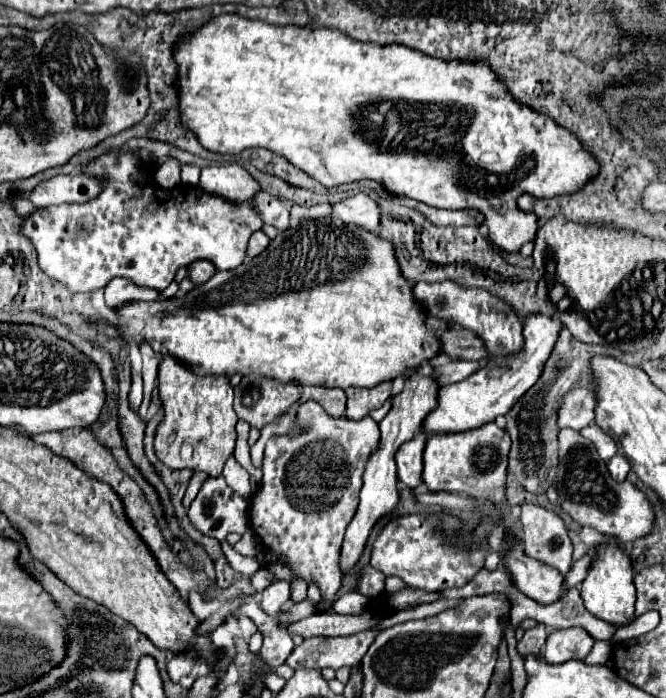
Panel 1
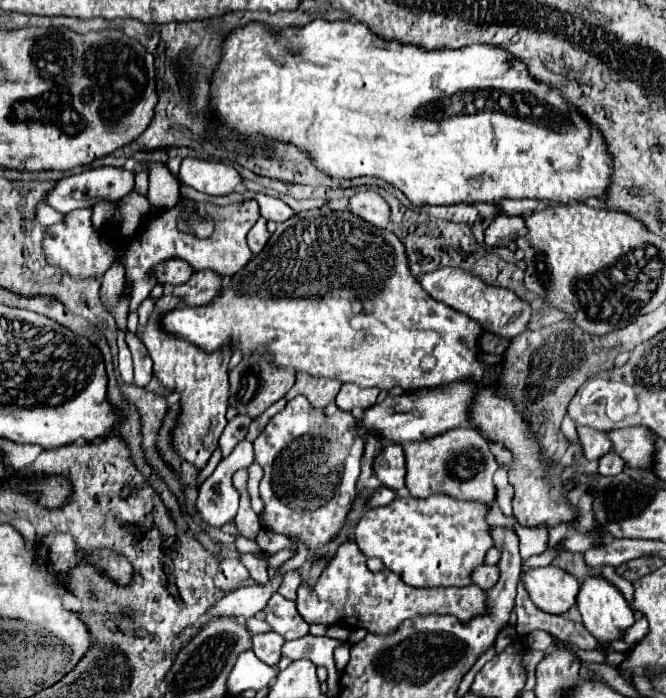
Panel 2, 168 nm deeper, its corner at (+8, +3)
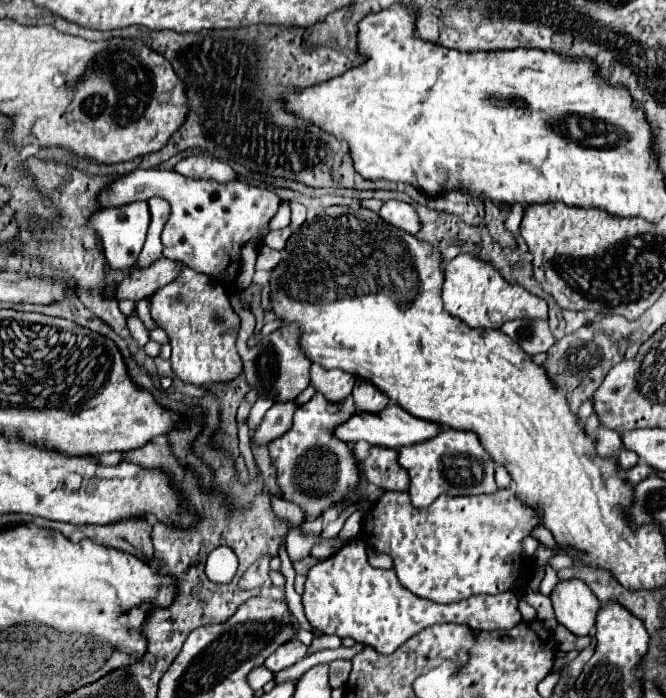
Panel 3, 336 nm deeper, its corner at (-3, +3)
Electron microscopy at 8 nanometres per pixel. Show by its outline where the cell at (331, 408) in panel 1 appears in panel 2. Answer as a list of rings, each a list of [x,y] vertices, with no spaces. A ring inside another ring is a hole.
[[[297,373],[297,381],[287,395],[289,399],[293,399],[295,395],[305,395],[313,407],[327,407],[335,401],[339,387],[341,381],[337,379],[317,379],[307,373]]]

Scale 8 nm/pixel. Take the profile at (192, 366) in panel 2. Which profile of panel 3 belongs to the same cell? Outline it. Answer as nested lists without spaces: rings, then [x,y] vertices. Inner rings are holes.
[[[182,267],[174,281],[150,295],[150,313],[170,337],[172,369],[184,383],[232,381],[242,373],[242,359],[236,351],[240,317],[234,313],[226,289],[218,281]]]

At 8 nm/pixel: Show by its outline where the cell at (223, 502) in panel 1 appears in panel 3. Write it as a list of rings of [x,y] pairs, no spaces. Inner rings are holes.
[[[274,403],[274,407],[264,415],[260,427],[254,431],[254,439],[258,445],[270,443],[272,439],[282,437],[292,427],[292,415],[296,411],[296,403]]]

